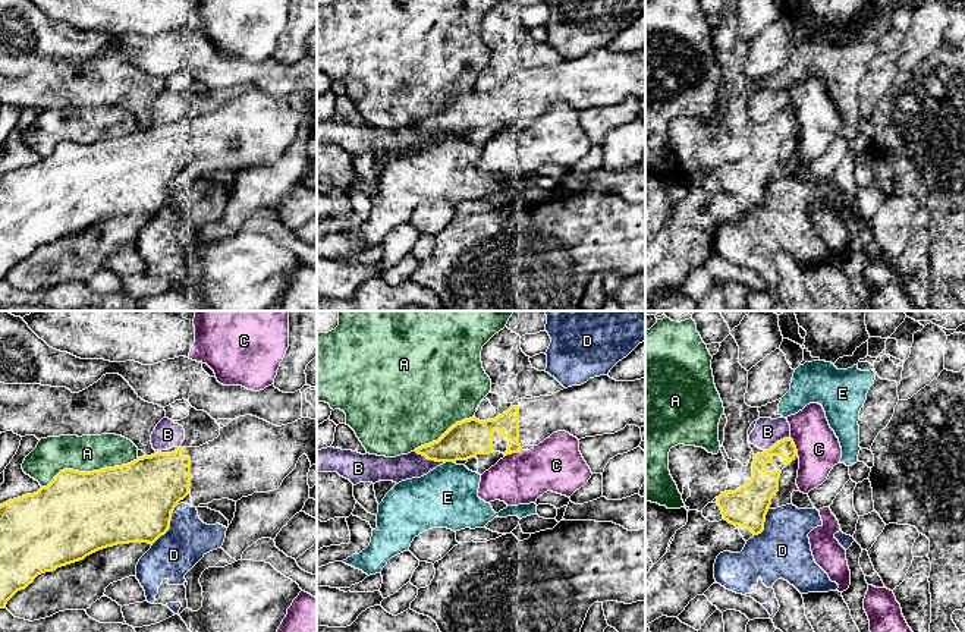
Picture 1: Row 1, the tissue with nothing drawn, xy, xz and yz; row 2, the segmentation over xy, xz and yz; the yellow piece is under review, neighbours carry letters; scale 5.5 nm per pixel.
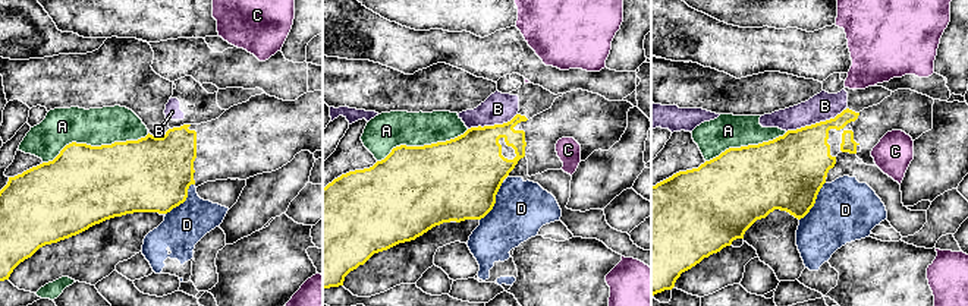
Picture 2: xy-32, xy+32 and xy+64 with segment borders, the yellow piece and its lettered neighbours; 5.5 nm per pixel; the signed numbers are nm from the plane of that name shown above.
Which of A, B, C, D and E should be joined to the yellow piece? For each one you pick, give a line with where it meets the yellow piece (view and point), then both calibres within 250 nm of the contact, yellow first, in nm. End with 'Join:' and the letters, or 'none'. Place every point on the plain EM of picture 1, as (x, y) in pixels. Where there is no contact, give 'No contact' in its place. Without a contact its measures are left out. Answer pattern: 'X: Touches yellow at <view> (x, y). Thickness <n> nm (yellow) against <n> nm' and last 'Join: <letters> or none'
Join: none

